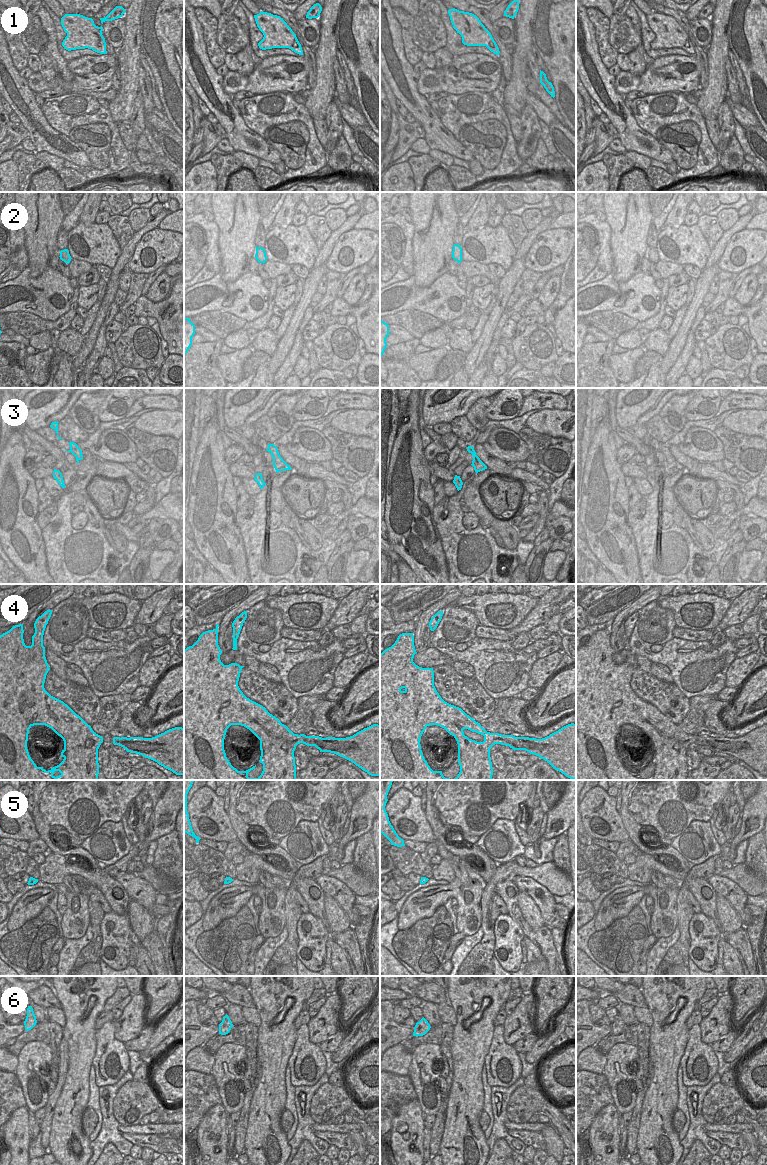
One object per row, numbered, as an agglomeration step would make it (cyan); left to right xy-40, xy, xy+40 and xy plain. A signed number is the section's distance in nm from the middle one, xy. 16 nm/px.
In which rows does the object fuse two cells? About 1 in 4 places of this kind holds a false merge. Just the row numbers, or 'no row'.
6

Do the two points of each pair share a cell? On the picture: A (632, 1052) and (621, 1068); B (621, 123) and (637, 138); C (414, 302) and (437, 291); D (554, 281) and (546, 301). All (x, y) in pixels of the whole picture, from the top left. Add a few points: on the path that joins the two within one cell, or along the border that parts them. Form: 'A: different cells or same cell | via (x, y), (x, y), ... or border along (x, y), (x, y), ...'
A: same cell | via (628, 1056), (621, 1064)
B: same cell | via (625, 127), (633, 135)
C: same cell | via (420, 298), (426, 298), (431, 293)
D: same cell | via (551, 286), (547, 296)

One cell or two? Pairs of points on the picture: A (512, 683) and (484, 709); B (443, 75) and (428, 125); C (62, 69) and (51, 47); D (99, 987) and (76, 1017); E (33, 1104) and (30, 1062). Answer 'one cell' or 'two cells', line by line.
A: two cells
B: two cells
C: one cell
D: one cell
E: one cell

